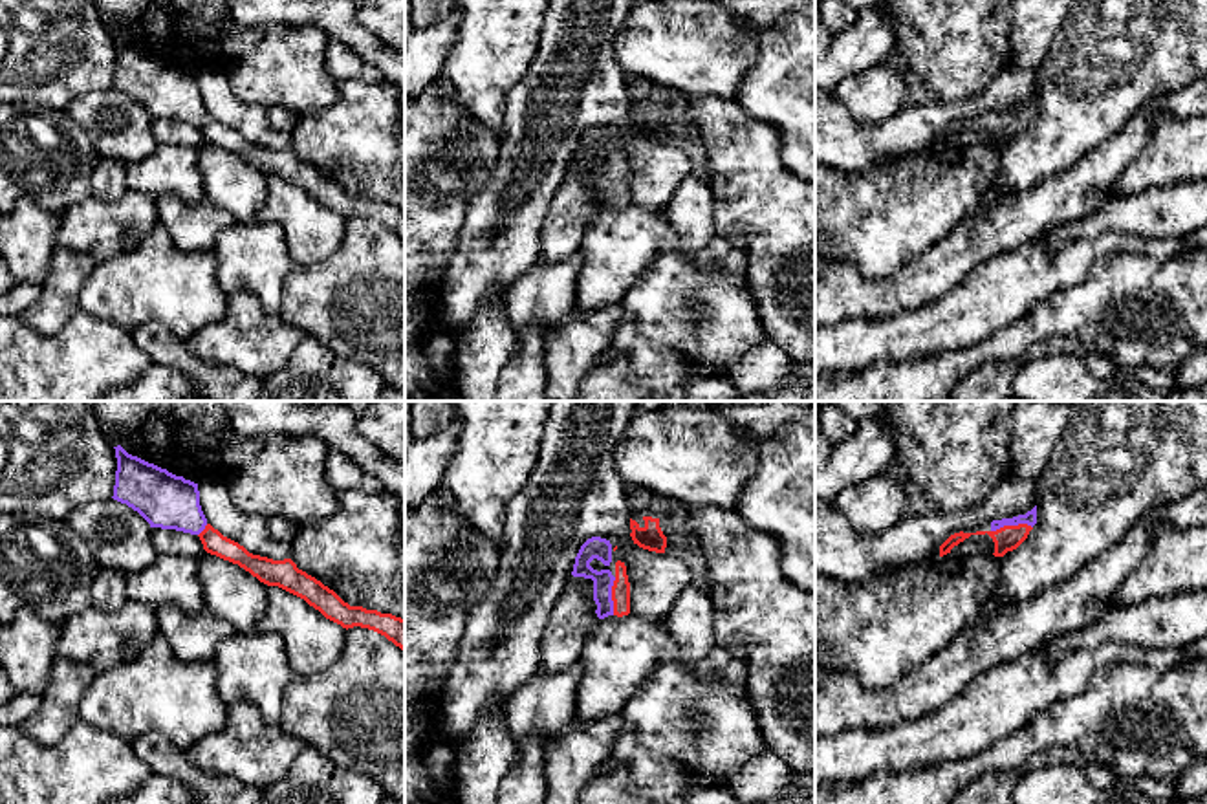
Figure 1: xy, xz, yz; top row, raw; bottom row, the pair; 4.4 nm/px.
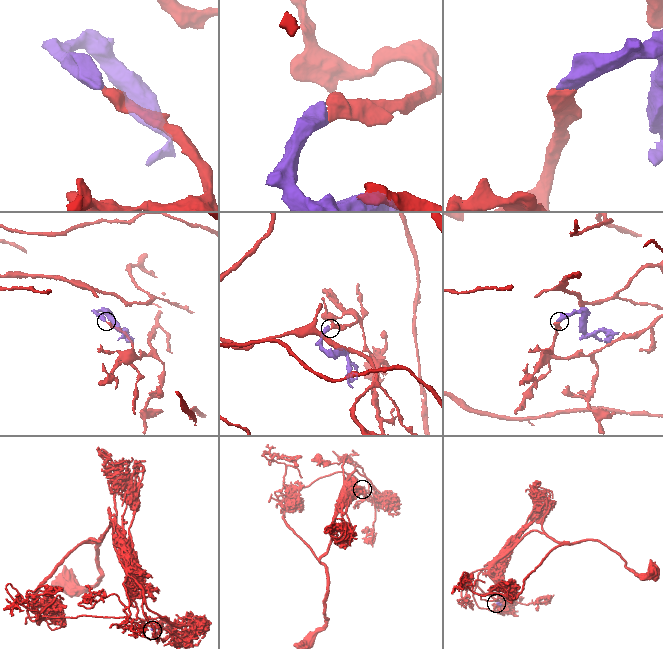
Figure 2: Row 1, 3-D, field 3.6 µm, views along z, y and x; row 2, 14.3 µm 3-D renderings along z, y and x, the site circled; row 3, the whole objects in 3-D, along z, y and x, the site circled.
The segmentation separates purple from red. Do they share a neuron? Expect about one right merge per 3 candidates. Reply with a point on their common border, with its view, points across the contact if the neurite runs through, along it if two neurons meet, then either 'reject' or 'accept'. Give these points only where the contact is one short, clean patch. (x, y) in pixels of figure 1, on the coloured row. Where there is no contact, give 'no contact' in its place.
meets purple in yz at (1011, 524); runs through yz (1030, 517), (1022, 524), (1011, 524), (1006, 539); accept

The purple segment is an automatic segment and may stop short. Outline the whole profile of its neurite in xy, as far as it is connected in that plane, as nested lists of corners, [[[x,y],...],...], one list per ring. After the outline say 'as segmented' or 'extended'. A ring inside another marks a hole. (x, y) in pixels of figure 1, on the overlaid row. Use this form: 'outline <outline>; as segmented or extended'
outline [[[114,447],[117,458],[114,500],[137,511],[150,527],[198,535],[203,549],[238,564],[260,582],[278,586],[319,610],[343,628],[368,628],[405,652],[405,619],[363,606],[350,606],[333,590],[299,570],[291,559],[273,560],[253,555],[214,529],[200,505],[198,483]]]; extended

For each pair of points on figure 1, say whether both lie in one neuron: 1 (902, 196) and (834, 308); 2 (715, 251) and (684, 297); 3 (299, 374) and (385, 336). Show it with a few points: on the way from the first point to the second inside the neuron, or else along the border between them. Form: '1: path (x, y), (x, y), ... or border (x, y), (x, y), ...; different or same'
1: border (834, 259), (870, 277), (891, 277), (902, 268); different
2: border (691, 257), (696, 266), (720, 266), (744, 277); different
3: border (306, 334), (337, 354), (380, 372); different

